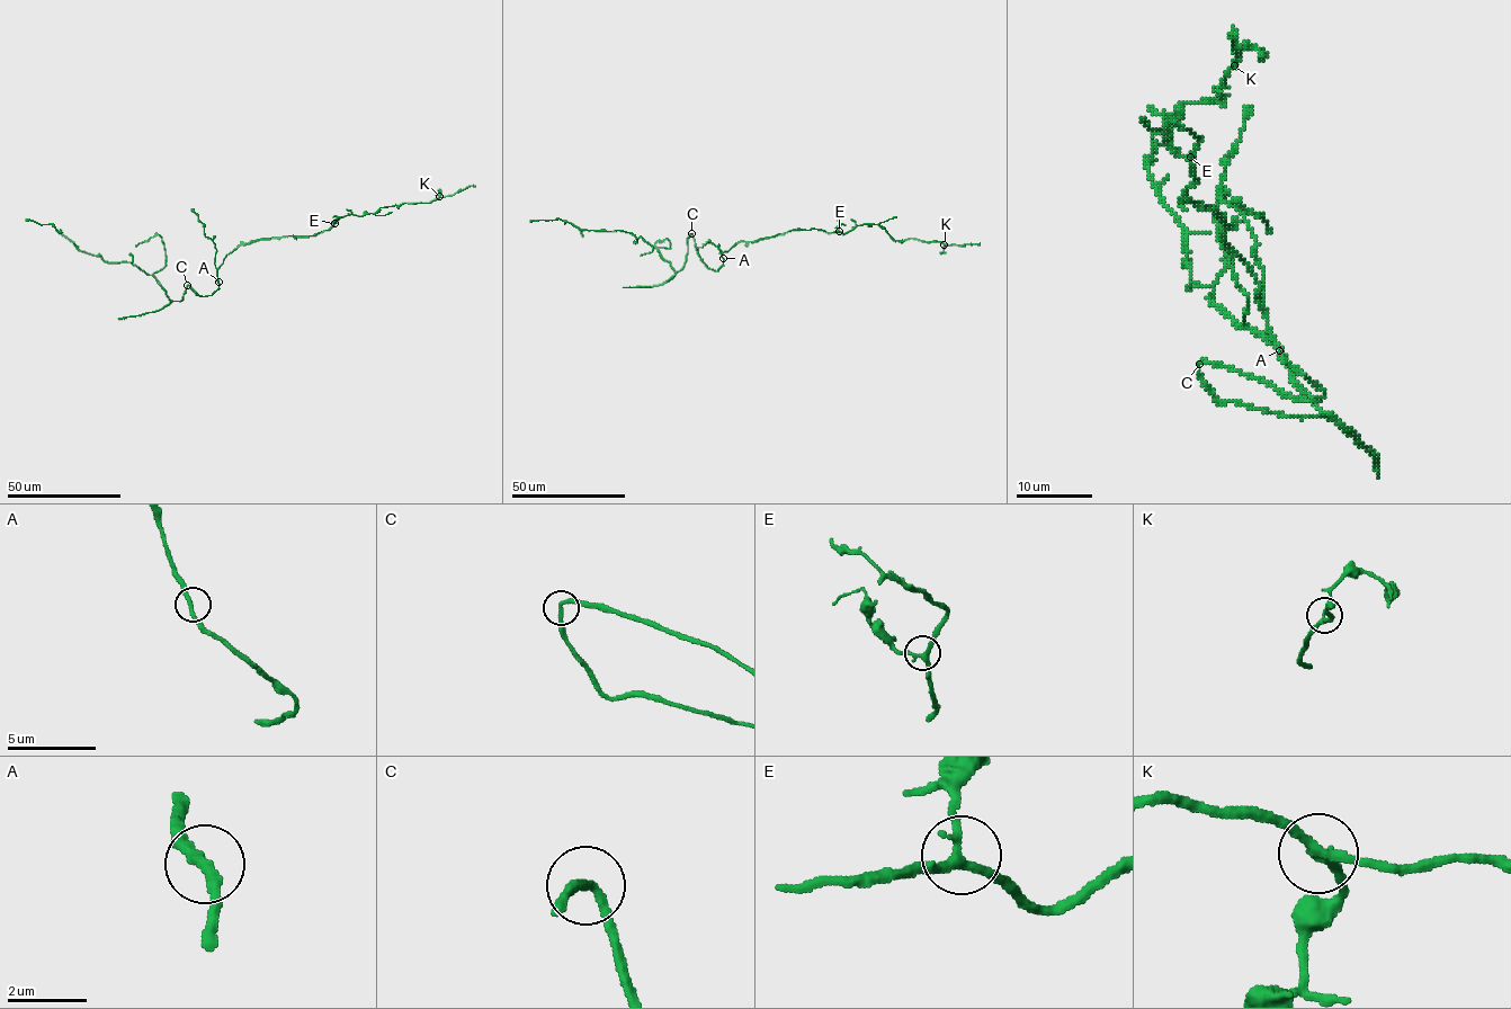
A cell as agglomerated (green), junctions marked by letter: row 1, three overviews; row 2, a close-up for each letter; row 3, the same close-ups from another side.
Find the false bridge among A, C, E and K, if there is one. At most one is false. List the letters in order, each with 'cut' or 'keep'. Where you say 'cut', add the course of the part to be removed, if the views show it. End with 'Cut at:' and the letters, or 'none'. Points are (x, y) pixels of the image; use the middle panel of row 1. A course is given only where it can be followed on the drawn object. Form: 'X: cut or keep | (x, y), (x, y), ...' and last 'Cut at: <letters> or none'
A: keep
C: keep
E: keep
K: keep
Cut at: none

